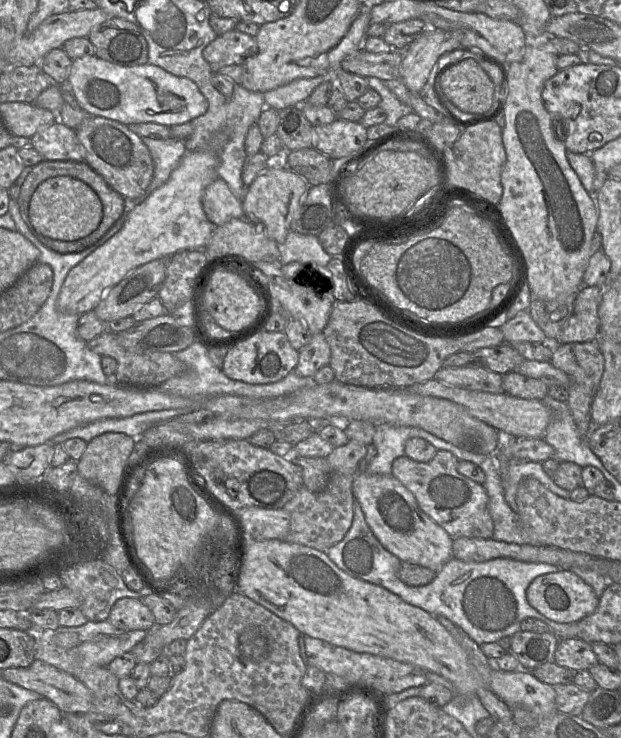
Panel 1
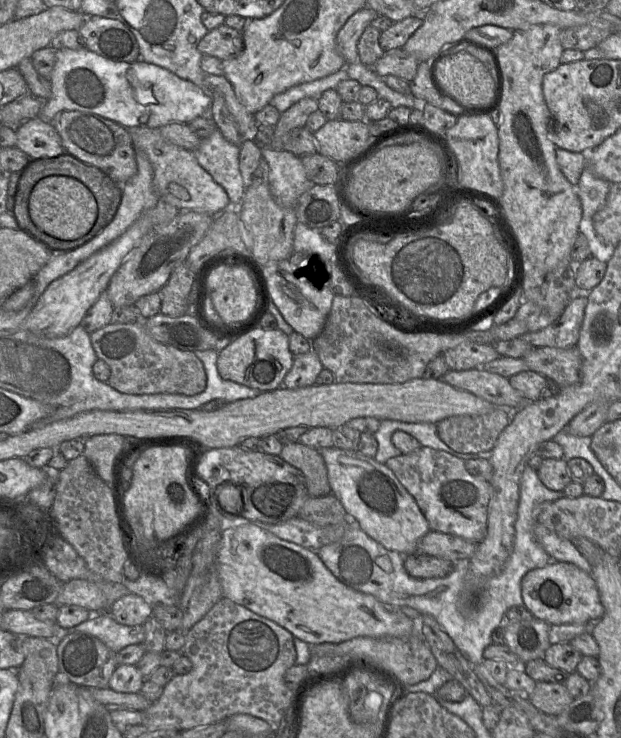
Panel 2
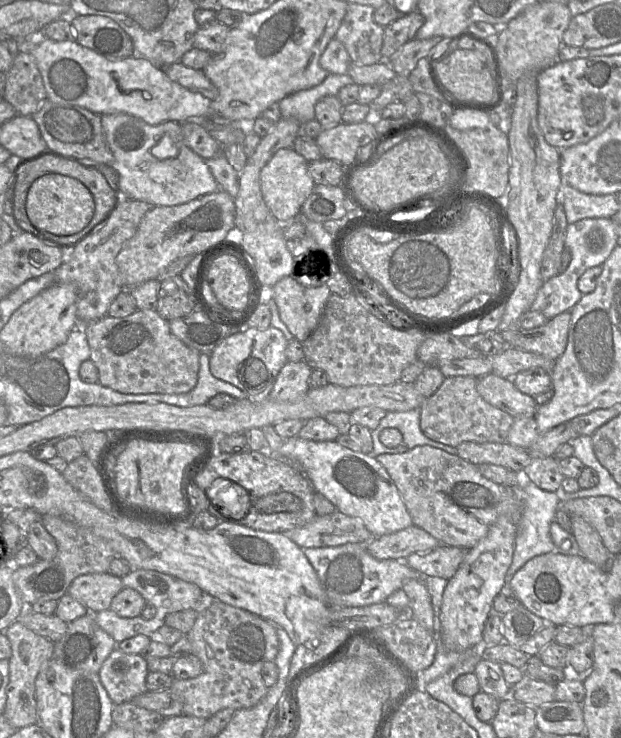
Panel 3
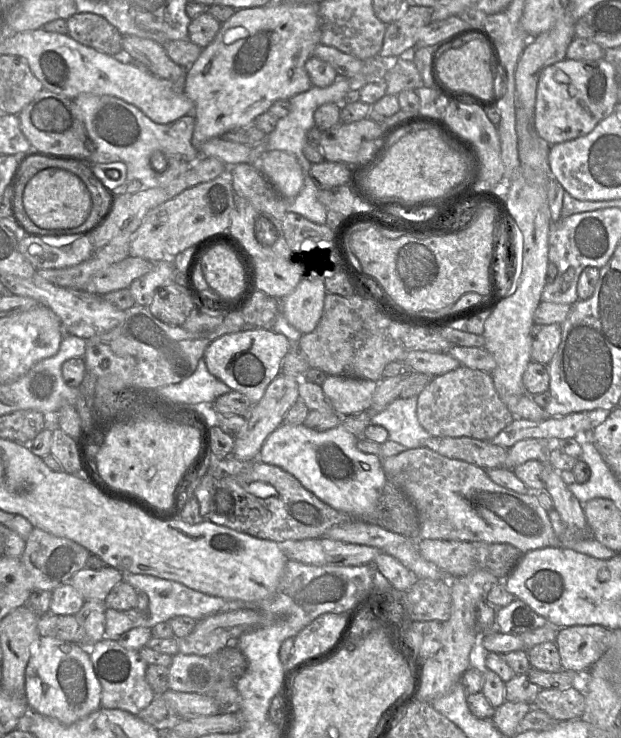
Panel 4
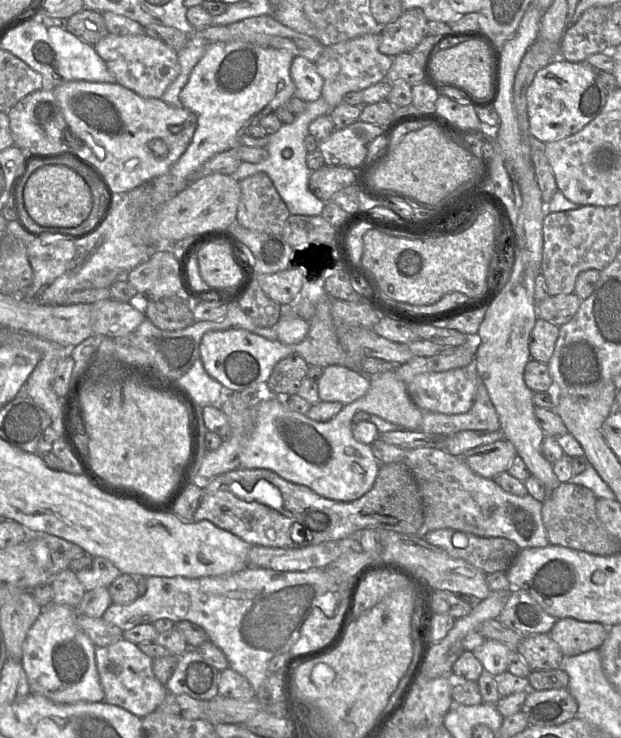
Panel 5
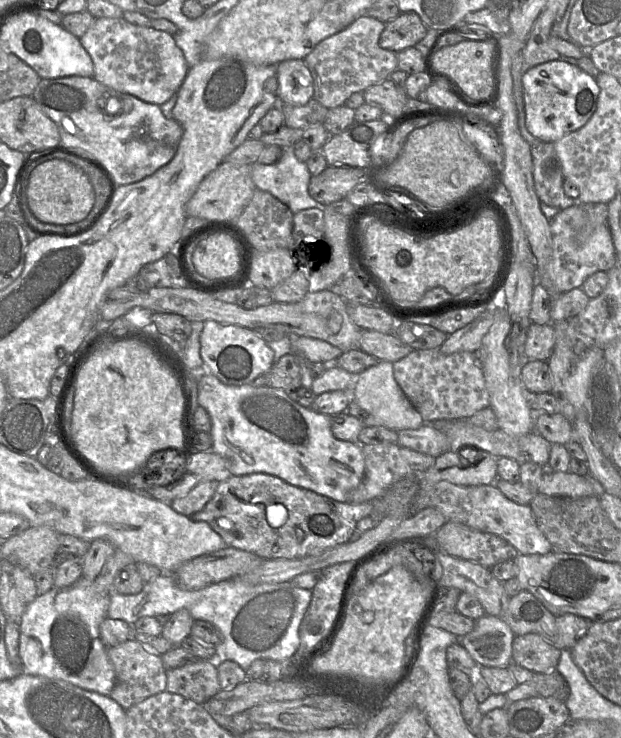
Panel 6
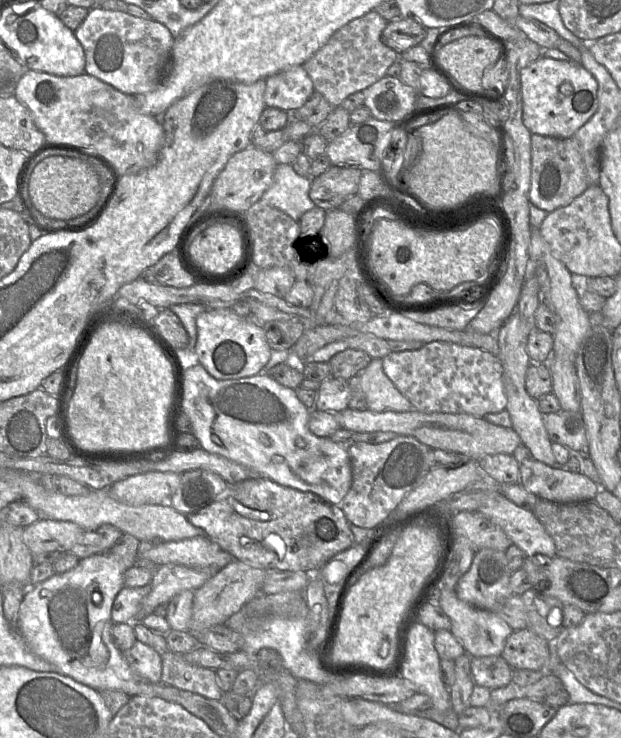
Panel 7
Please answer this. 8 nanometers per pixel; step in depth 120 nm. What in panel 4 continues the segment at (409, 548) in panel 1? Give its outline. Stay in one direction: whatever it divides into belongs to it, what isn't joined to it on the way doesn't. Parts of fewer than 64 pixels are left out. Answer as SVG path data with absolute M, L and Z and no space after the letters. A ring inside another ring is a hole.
M342 418L337 427L323 432L309 429L303 424L282 424L267 437L258 454L258 460L290 473L304 488L332 508L354 519L364 520L364 517L376 508L387 477L381 465L381 458L361 452L357 441L358 439L342 425Z

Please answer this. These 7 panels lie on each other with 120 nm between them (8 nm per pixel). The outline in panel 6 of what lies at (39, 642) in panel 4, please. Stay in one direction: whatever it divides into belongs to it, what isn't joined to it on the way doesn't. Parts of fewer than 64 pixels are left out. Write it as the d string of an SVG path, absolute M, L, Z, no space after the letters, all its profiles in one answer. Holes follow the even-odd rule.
M84 577L66 588L52 588L38 595L26 608L19 624L19 655L22 673L63 680L82 689L109 696L112 692L116 673L108 657L108 647L100 636L100 624L107 618L111 594L102 594L94 581Z

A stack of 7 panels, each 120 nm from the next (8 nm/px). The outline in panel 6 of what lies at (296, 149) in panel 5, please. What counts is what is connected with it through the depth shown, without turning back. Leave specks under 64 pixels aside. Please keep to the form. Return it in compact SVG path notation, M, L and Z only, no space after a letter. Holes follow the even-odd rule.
M294 146L282 149L283 155L277 163L251 165L251 178L256 188L272 194L294 214L308 208L323 208L309 194L312 175L306 162L297 159Z

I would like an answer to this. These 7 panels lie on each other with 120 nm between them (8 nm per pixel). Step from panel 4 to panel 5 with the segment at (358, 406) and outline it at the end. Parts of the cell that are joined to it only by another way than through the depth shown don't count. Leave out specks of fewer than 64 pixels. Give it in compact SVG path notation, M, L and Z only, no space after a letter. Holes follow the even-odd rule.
M332 365L324 369L317 381L318 395L324 402L350 404L363 397L370 387L369 377L358 369Z

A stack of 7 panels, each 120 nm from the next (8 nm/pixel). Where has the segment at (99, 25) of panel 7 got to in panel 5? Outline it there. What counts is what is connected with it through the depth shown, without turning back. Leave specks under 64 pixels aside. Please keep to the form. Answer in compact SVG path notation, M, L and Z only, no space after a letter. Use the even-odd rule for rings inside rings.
M109 33L94 45L116 83L141 97L161 98L180 72L178 52L146 34L119 36Z

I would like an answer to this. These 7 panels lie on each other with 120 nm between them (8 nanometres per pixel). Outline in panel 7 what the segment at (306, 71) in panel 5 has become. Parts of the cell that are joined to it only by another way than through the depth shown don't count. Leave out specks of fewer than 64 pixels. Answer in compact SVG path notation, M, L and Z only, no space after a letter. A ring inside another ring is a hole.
M303 65L278 72L266 80L264 102L293 113L302 107L314 93L313 83Z

